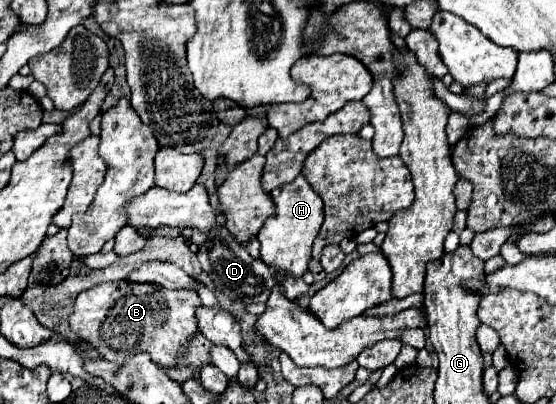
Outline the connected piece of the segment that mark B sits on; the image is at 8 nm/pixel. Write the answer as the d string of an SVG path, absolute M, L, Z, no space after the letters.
M103 282L75 298L75 310L69 316L71 330L85 342L99 348L103 358L123 362L131 354L147 352L151 360L163 368L179 364L181 350L199 332L195 318L201 306L195 290L167 290L159 284L131 284L131 282Z

